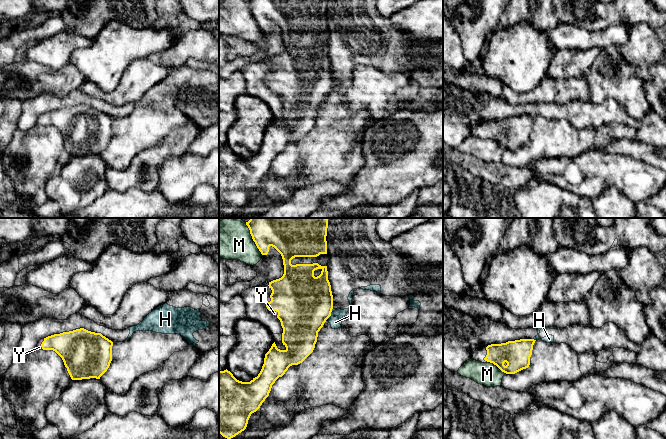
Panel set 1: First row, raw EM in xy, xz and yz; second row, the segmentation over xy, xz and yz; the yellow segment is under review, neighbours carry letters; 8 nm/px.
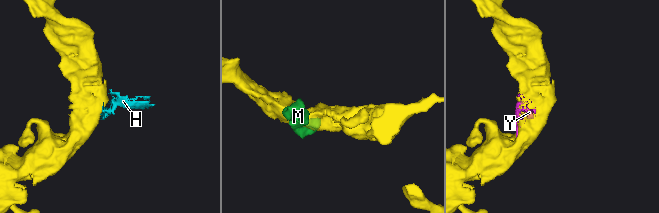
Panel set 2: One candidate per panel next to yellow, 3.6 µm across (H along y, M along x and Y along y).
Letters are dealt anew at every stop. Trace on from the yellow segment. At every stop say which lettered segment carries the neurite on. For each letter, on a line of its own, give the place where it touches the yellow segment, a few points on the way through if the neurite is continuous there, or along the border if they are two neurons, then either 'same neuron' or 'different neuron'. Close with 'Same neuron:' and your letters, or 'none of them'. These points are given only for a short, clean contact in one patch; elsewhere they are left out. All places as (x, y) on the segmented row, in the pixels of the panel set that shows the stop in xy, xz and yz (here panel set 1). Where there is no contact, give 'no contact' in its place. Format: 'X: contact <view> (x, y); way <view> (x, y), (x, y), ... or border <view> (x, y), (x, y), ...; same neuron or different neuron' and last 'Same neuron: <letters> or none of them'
H: contact xz (330, 313); border xz (333, 308), (327, 318); different neuron
M: contact xz (252, 238); different neuron
Y: contact xz (275, 310); same neuron
Same neuron: Y

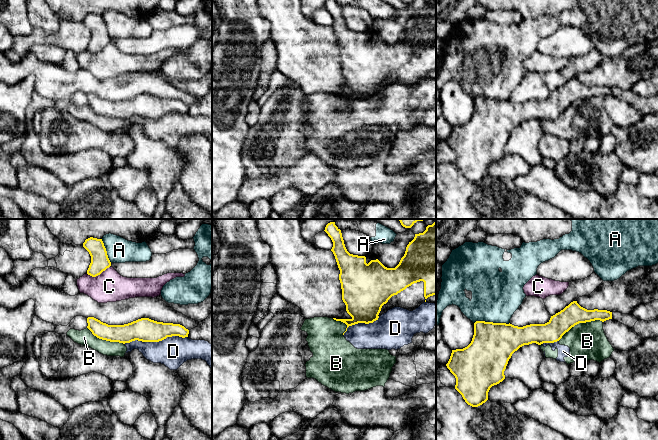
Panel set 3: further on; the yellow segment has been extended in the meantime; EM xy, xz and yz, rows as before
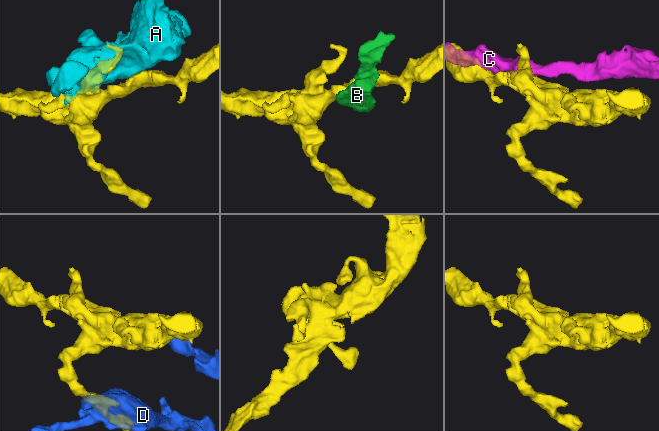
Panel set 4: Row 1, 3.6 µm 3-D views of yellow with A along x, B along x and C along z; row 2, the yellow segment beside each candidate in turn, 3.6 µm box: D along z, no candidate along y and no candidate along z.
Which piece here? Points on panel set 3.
A: contact yz (491, 322); different neuron
B: contact yz (580, 322); different neuron
C: contact xy (98, 274); different neuron
D: contact xy (155, 341); different neuron
Same neuron: none of them

